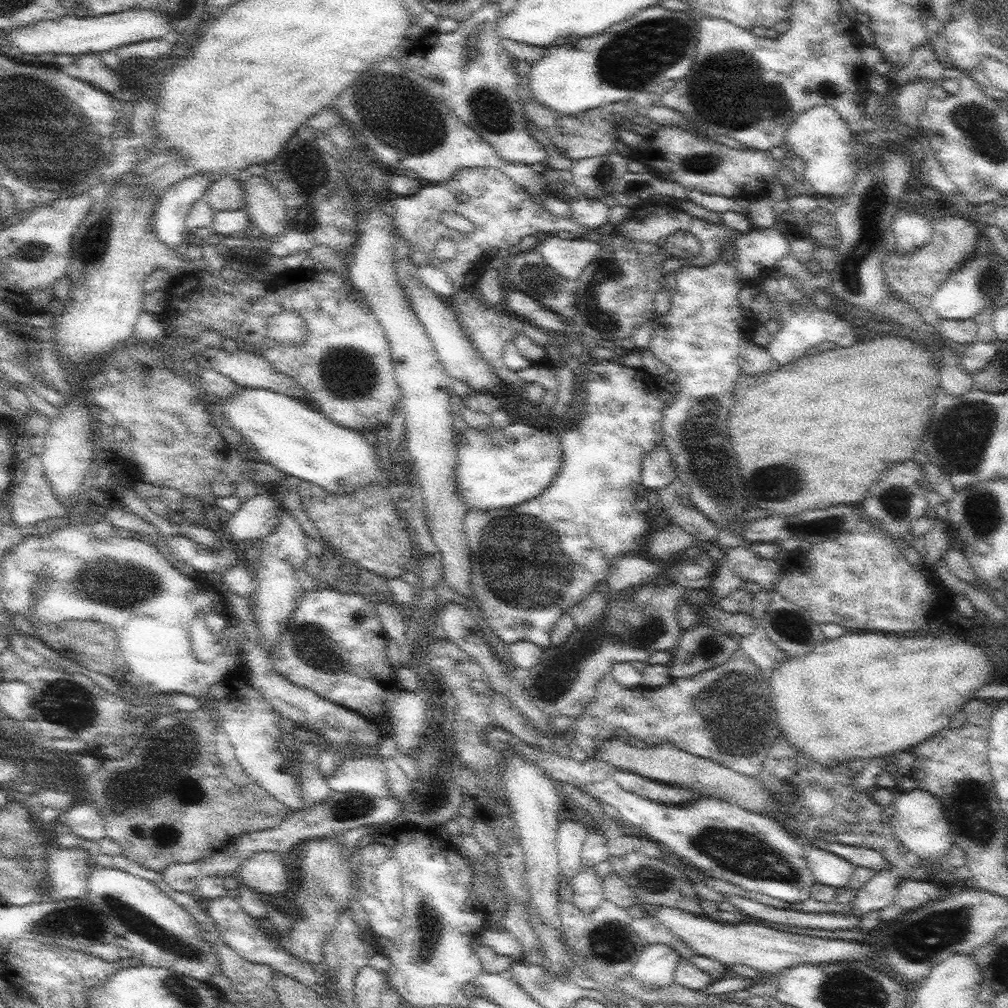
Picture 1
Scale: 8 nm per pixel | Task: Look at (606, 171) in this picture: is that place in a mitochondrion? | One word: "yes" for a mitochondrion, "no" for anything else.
yes

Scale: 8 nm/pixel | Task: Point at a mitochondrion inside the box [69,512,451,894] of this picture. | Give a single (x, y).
(115, 584)

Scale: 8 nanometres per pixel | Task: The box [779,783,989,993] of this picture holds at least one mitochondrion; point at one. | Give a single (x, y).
(942, 930)

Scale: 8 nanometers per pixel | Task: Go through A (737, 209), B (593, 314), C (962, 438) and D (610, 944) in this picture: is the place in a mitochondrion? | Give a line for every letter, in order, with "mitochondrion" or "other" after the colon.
A: other
B: other
C: mitochondrion
D: mitochondrion

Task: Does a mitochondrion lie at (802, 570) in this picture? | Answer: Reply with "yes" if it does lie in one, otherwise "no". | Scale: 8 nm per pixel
no

